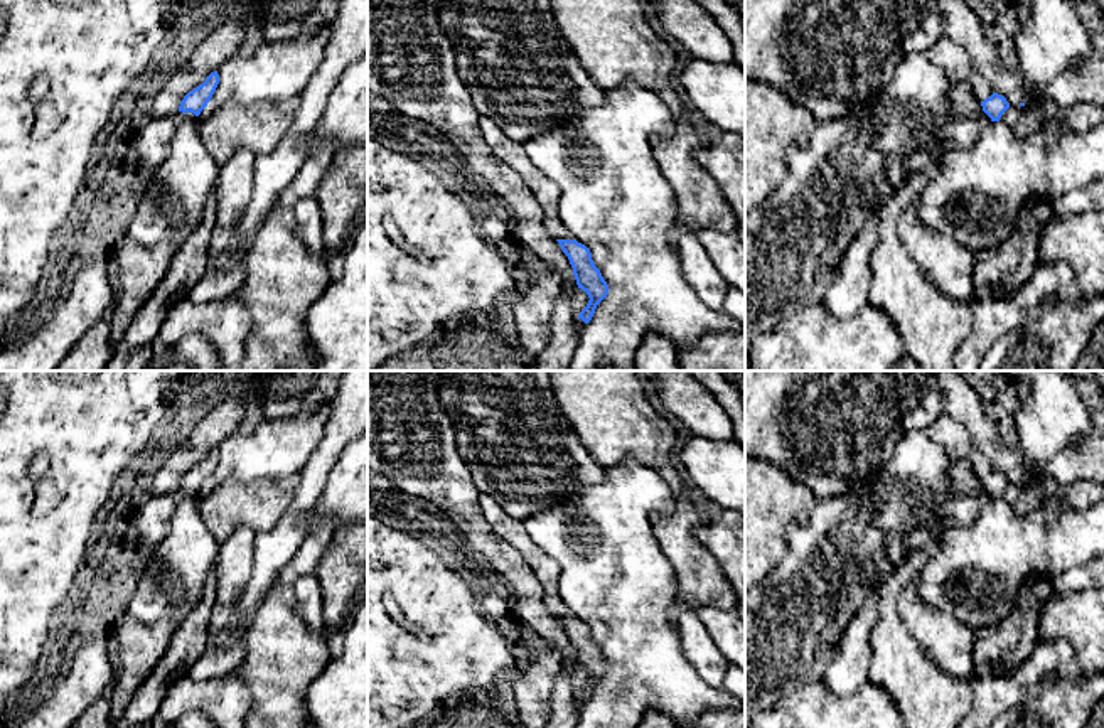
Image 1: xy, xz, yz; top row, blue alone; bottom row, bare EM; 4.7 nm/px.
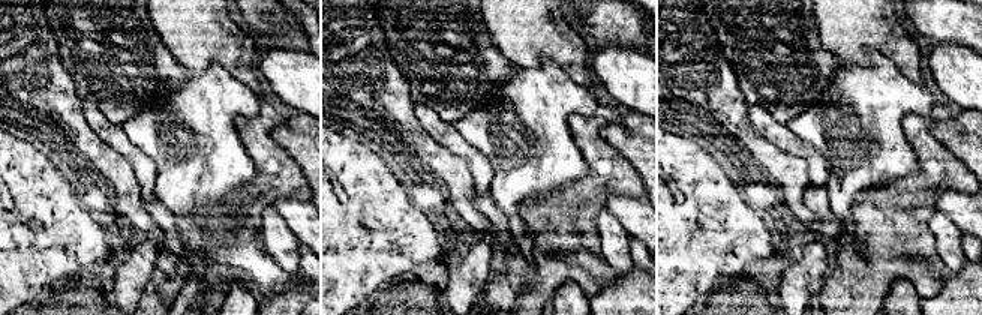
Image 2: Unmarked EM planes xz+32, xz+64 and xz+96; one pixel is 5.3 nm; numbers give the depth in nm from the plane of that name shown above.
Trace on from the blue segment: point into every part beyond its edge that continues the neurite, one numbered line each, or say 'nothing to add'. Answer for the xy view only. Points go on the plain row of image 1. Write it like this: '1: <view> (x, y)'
1: xy (152, 519)

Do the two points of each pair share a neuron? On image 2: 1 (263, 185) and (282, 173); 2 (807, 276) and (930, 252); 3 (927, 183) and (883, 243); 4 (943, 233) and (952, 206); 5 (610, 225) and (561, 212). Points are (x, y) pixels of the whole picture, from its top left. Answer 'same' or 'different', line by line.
1: same
2: different
3: same
4: different
5: different

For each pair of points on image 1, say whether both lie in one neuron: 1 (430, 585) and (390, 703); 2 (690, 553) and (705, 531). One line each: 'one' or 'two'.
1: one
2: two

